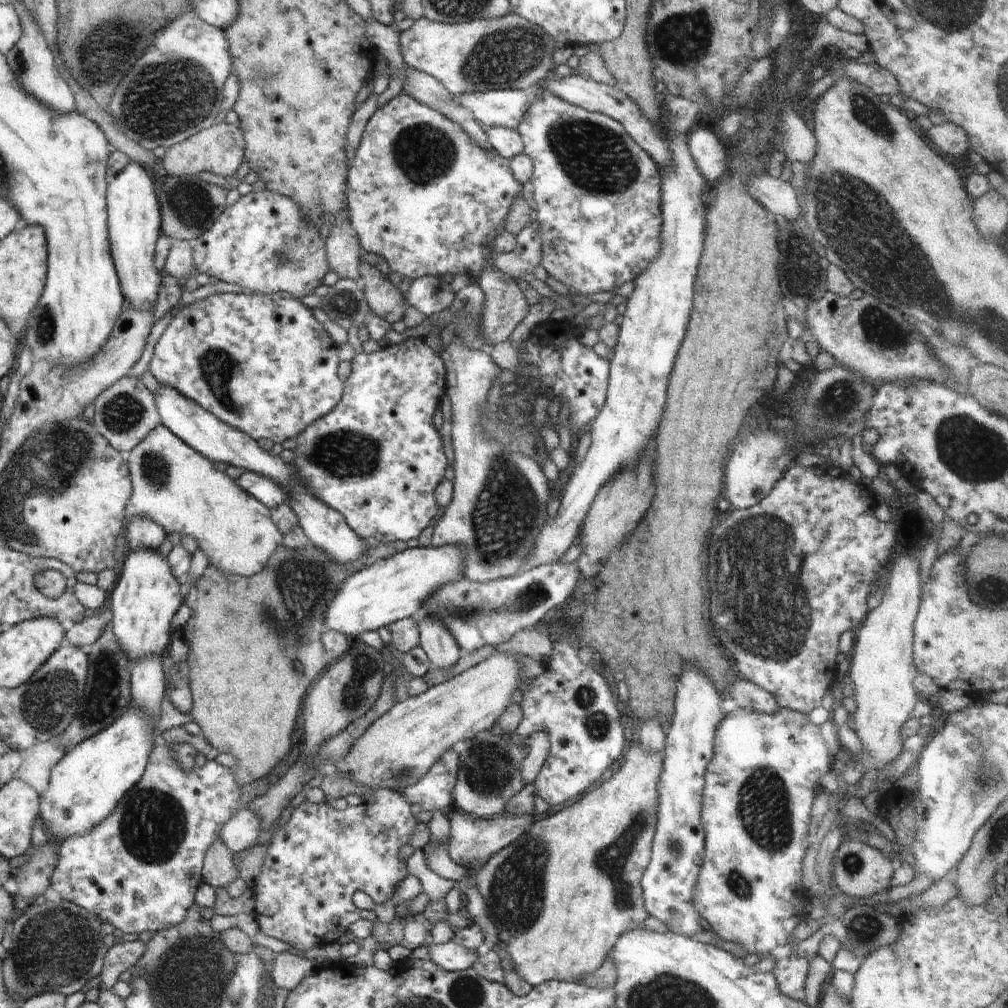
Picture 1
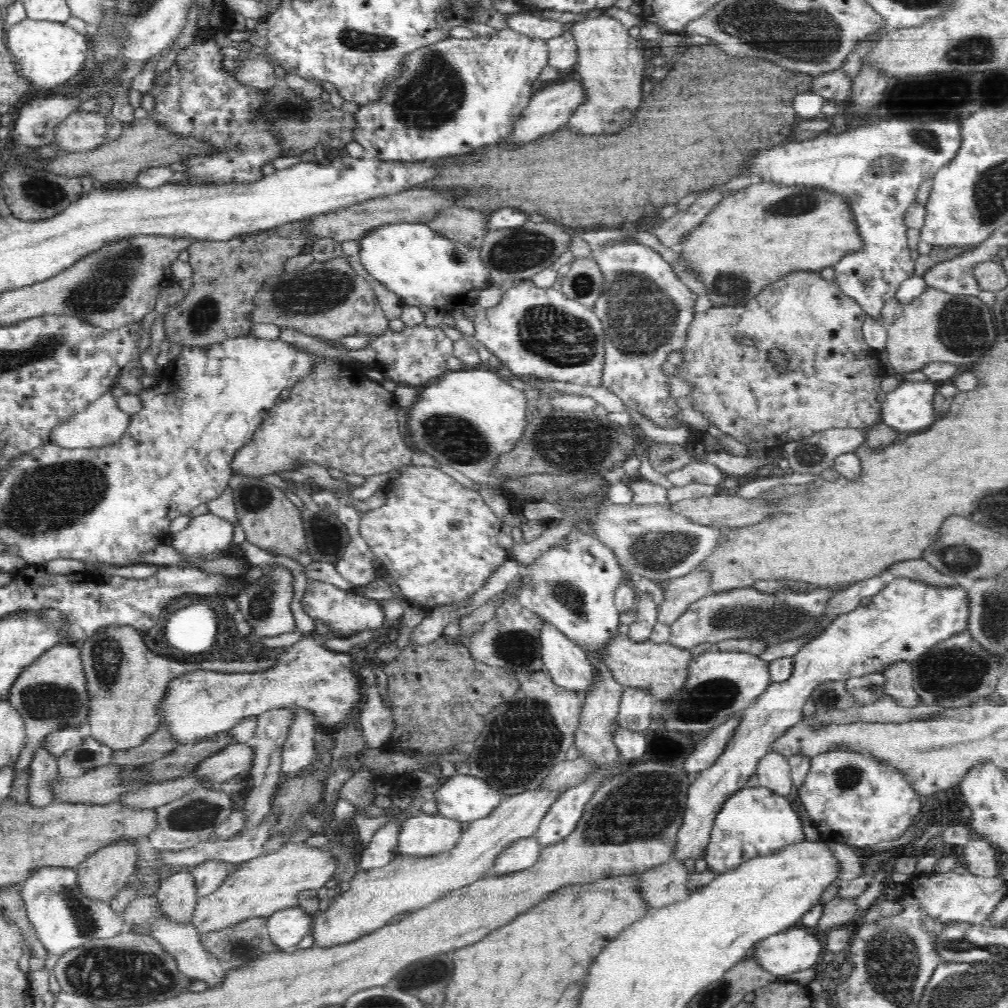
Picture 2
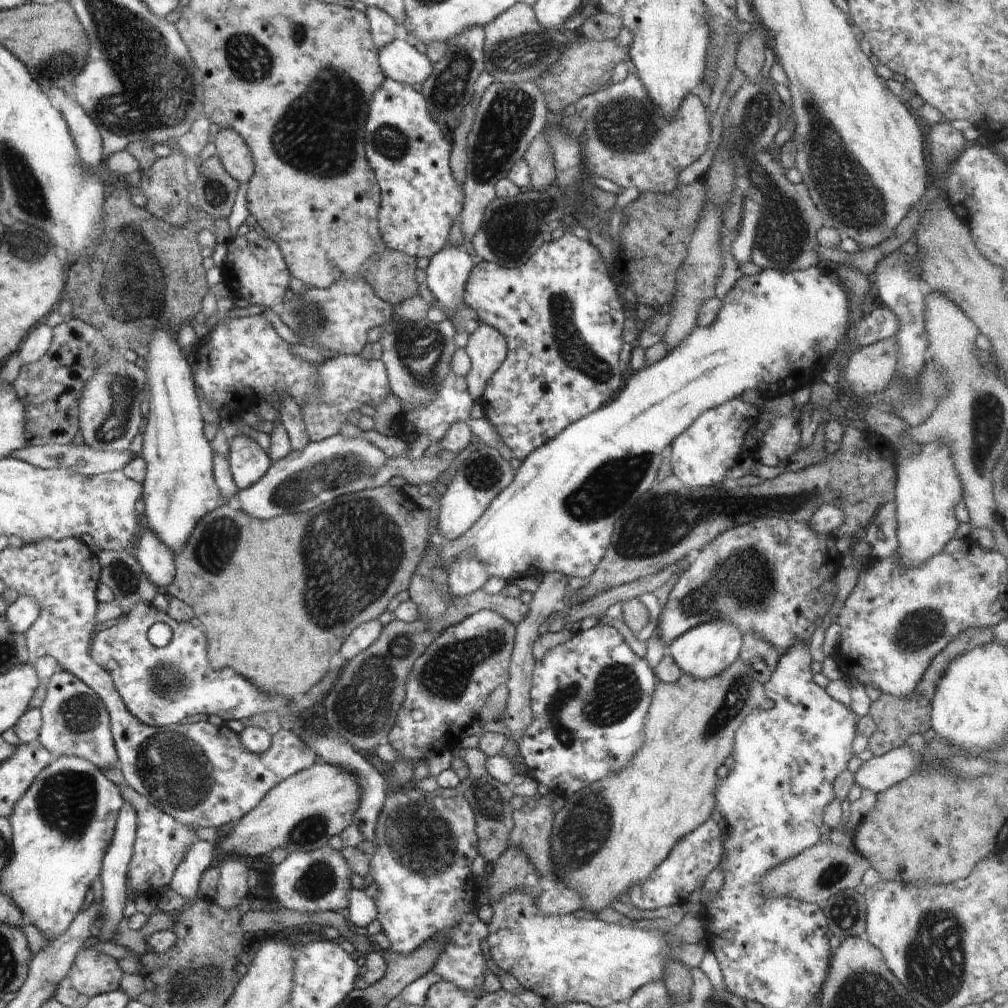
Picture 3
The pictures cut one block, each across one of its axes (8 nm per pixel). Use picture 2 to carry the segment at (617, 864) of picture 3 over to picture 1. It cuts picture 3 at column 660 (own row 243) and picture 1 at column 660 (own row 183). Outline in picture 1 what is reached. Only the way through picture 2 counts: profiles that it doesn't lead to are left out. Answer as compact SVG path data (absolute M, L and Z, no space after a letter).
M637 743L630 748L627 755L622 757L617 773L611 775L601 786L587 791L586 795L584 794L578 802L571 806L556 811L546 819L532 822L532 826L526 832L522 832L522 836L519 836L506 848L502 848L500 852L496 852L486 862L486 866L482 866L482 870L478 870L472 875L484 902L486 902L486 910L490 914L489 919L494 926L498 941L506 944L506 952L510 954L510 958L514 962L514 970L522 976L522 980L530 982L533 987L548 980L576 982L582 980L584 976L592 974L610 954L610 950L613 950L618 936L624 932L630 932L634 928L640 928L644 924L644 920L649 917L644 906L640 880L651 859L652 841L654 840L654 832L656 832L656 822L658 822L658 818L656 818L656 814L658 814L656 786L658 786L660 774L662 774L662 757L662 752L656 752L656 754L648 754L648 750L644 752L642 746Z

